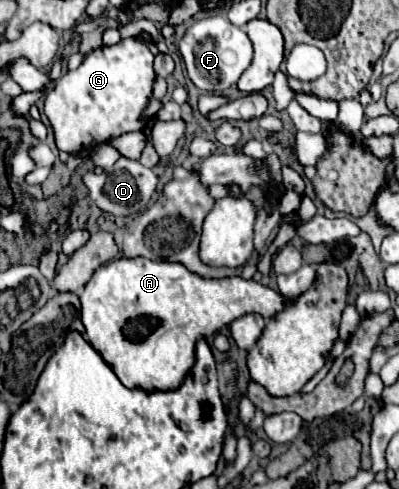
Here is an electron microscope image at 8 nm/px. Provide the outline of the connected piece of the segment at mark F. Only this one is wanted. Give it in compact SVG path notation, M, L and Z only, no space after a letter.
M207 16L189 26L183 40L179 42L179 50L187 64L189 78L197 88L207 92L223 92L233 86L249 68L253 58L253 46L247 32L239 26L233 26L223 16Z

